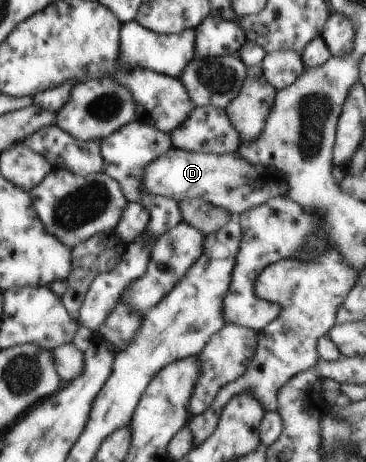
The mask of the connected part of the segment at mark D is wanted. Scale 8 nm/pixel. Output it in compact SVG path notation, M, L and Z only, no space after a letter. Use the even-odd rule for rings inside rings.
M172 148L146 166L142 187L146 193L171 197L177 202L200 198L239 216L277 196L285 197L290 186L283 172L251 164L237 152L216 155Z

